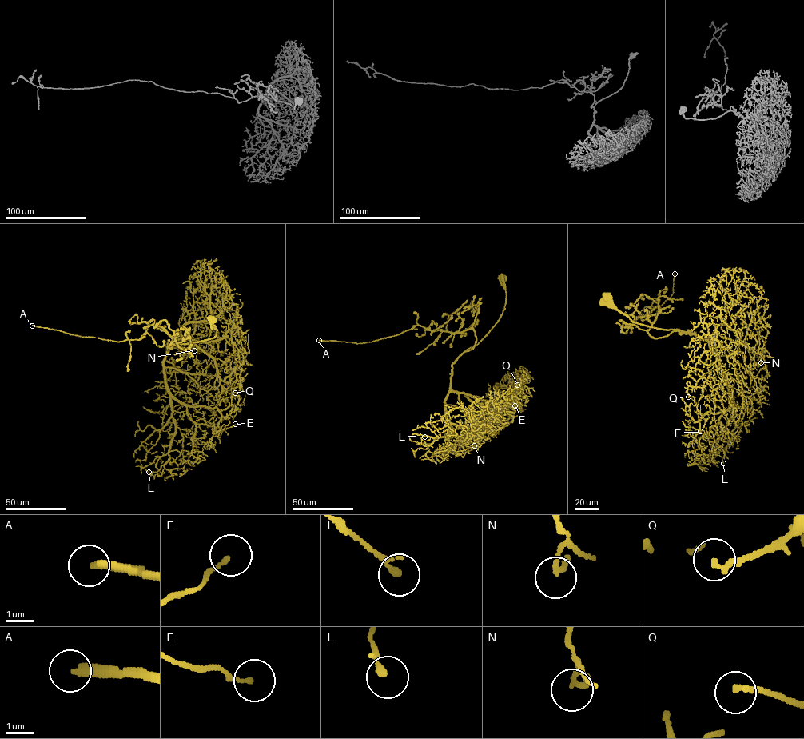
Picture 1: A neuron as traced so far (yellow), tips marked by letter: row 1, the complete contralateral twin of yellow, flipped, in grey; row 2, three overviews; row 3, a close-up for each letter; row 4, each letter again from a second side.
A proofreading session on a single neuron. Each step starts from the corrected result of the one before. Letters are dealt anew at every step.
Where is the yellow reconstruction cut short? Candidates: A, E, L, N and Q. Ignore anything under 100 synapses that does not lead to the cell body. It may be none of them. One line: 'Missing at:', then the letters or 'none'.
Missing at: A

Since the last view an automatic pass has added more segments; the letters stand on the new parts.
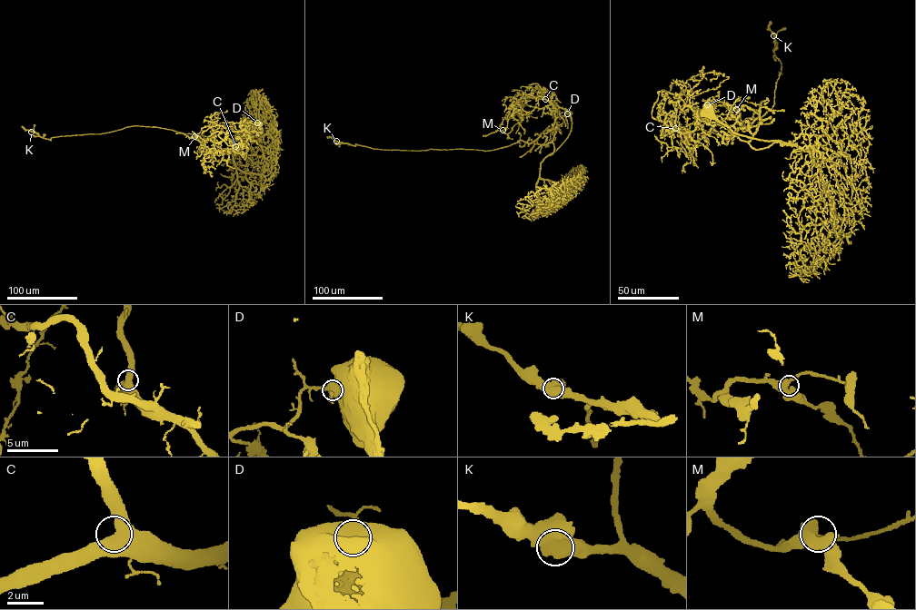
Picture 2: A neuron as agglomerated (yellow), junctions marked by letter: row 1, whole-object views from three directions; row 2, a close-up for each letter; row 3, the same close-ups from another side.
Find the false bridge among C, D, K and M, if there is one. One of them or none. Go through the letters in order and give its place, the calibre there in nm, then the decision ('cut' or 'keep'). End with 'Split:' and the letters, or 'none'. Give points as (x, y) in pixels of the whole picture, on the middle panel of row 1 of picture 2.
C: (545, 99) | 480 nm | keep
D: (567, 113) | 750 nm | cut
K: (336, 141) | 600 nm | keep
M: (502, 130) | 480 nm | keep
Split: D

